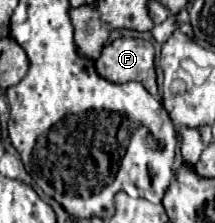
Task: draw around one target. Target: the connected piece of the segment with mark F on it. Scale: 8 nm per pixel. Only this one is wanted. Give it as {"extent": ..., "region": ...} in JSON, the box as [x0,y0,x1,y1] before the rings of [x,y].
{"extent":[95,38,157,96],"region":[[[117,38],[107,44],[101,56],[95,60],[99,76],[107,76],[109,82],[139,80],[153,96],[157,96],[155,82],[155,48],[141,38]]]}

